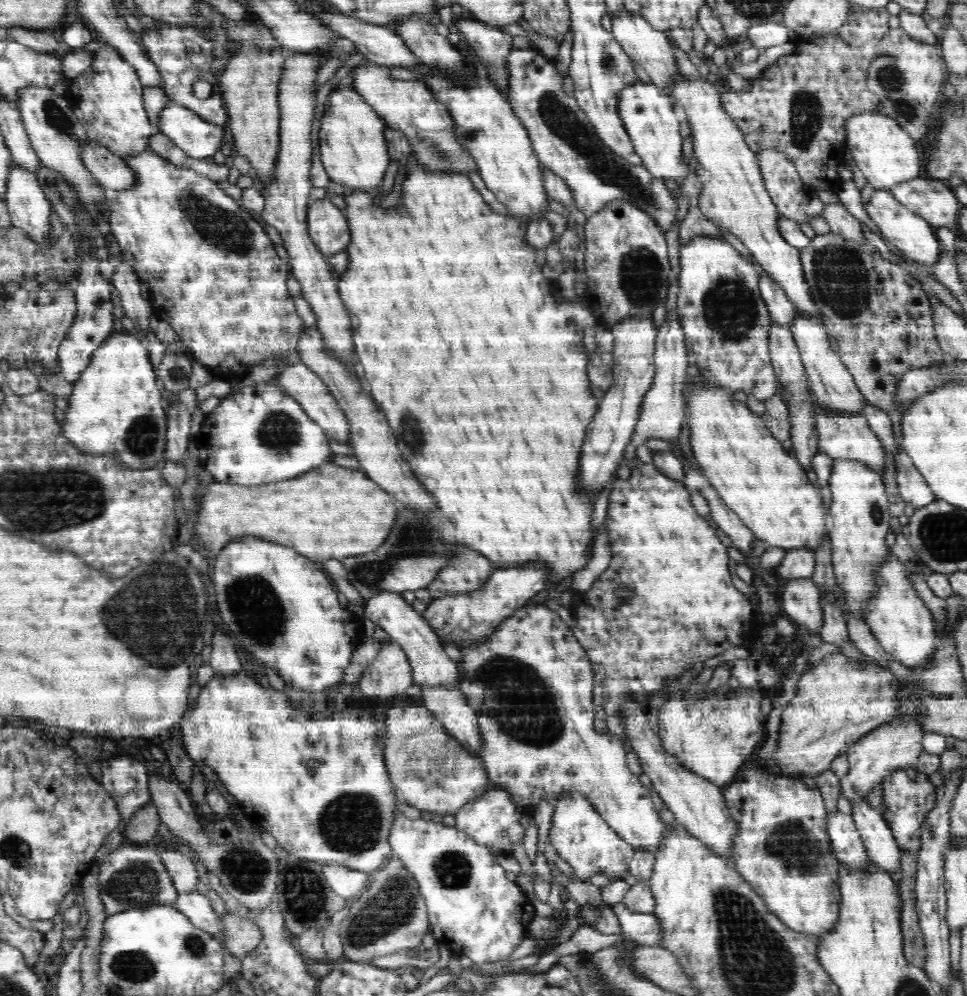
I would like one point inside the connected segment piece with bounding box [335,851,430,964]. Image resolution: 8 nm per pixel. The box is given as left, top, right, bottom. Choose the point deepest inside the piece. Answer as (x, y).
(391, 916)

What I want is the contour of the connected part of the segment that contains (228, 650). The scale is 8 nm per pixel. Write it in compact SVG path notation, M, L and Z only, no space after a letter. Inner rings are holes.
M215 630L213 636L209 665L214 669L214 675L228 678L241 674L242 664L233 640L228 638L222 630Z

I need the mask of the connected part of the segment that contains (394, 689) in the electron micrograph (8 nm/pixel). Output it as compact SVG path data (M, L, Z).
M390 642L384 646L376 659L368 668L365 668L362 678L358 682L362 694L370 700L387 700L392 705L392 700L404 696L414 687L411 666L404 650L397 643Z

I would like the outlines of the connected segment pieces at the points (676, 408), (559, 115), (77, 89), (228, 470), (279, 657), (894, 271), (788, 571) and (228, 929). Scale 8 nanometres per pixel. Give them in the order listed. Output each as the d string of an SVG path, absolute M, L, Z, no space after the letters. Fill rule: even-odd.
M676 309L666 313L665 320L657 329L655 340L655 376L652 386L644 394L640 416L634 428L634 434L624 450L624 456L620 463L633 464L637 460L636 447L644 444L648 439L659 438L665 441L678 440L682 426L684 426L686 405L683 399L685 388L686 370L688 370L688 353L685 347L684 331L681 330L679 316Z
M514 47L507 56L506 68L509 72L509 89L505 98L520 118L522 125L526 126L528 137L531 138L532 148L539 156L541 164L546 170L562 177L571 188L575 208L590 218L598 211L602 211L608 203L614 200L632 203L646 214L650 215L659 227L666 232L676 224L676 198L670 197L670 193L662 179L654 177L643 165L629 164L620 155L602 143L601 139L593 131L584 110L580 109L574 98L569 98L562 89L564 75L557 71L558 65L546 61L544 55L540 55L534 48L519 49Z
M102 45L94 53L91 65L68 82L63 98L83 122L92 142L121 157L136 156L148 150L149 141L158 133L144 109L142 83L136 69L112 45Z
M255 383L238 392L231 391L219 405L205 415L201 429L194 436L199 464L212 474L214 480L232 484L268 484L294 478L326 462L333 452L324 429L307 415L303 405L286 392L282 385Z
M244 536L231 540L215 556L211 562L210 576L214 582L218 610L230 634L236 636L238 642L256 659L274 668L286 686L309 694L322 694L342 682L352 652L358 648L356 642L362 636L362 622L358 619L360 614L357 614L356 622L352 622L354 616L340 608L332 582L316 562L300 556L292 548L274 544L274 541Z
M832 233L816 235L811 246L800 249L800 253L803 273L818 311L824 317L831 347L852 373L856 387L868 404L887 413L894 410L904 374L947 358L936 336L932 306L922 284L901 266L884 259L868 240L859 244Z
M802 548L786 551L785 556L777 567L782 583L785 585L792 580L810 580L815 569L815 551Z
M238 914L222 916L224 923L224 949L242 960L262 940L262 931L258 925Z

